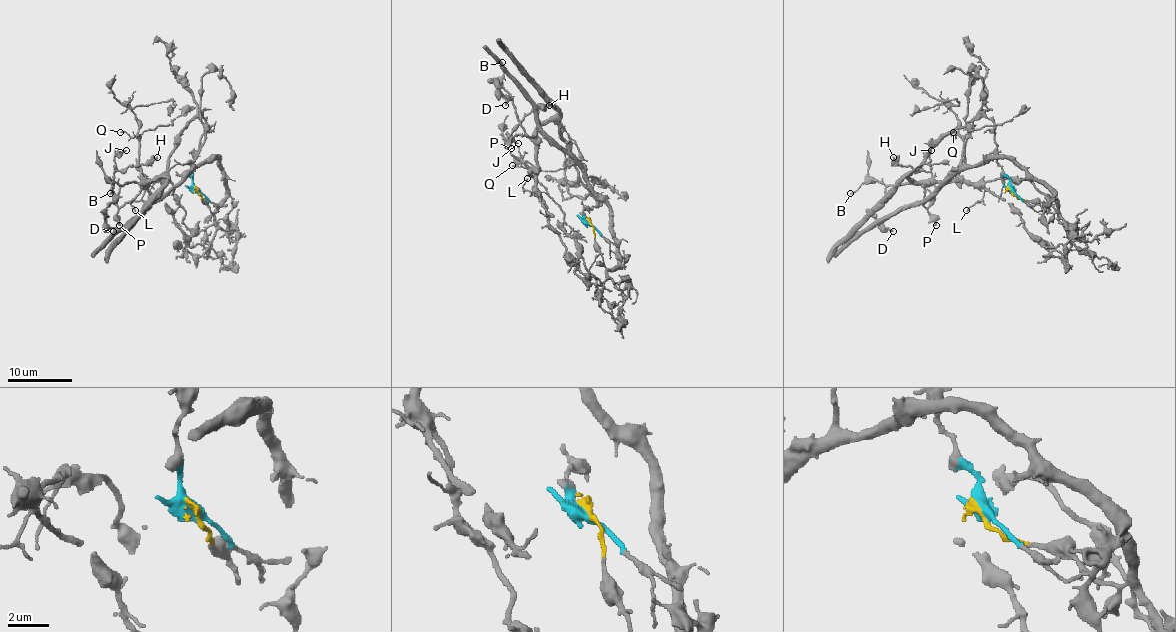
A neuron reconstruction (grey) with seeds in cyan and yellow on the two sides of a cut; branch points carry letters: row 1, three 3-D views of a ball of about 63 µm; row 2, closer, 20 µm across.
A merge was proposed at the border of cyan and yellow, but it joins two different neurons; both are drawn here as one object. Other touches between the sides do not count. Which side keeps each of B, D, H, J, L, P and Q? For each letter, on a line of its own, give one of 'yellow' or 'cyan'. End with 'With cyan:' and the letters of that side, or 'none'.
B: cyan
D: cyan
H: cyan
J: cyan
L: cyan
P: cyan
Q: cyan
With cyan: B, D, H, J, L, P, Q

